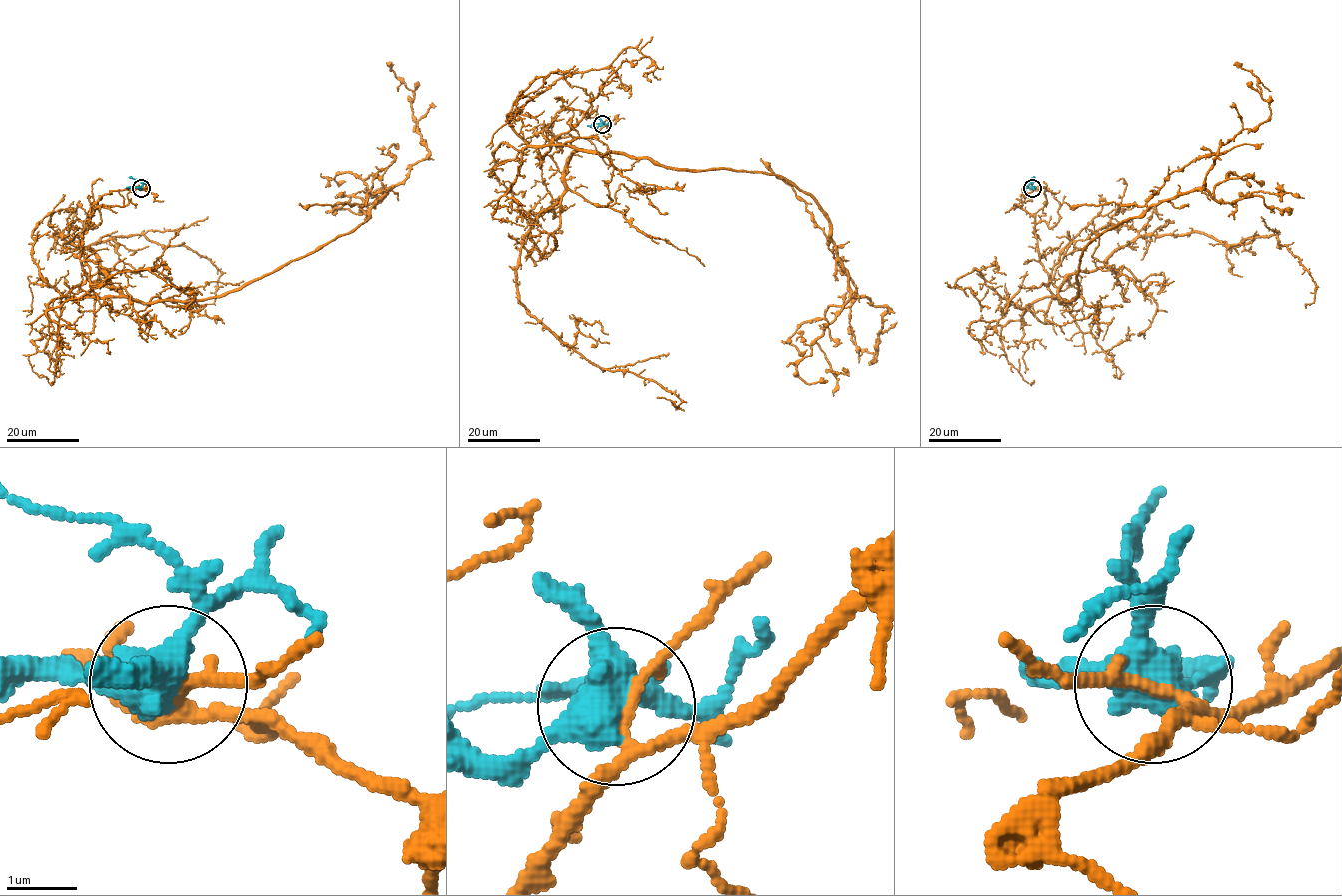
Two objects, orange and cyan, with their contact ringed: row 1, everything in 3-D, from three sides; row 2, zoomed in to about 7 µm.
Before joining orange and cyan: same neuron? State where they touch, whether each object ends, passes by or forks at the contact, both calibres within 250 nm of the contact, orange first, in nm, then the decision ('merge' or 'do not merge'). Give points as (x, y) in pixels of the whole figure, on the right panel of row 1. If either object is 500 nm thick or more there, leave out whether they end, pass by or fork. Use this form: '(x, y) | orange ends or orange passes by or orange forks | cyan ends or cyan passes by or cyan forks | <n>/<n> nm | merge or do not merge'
(1032, 188) | orange forks | cyan forks | 140/440 nm | do not merge

